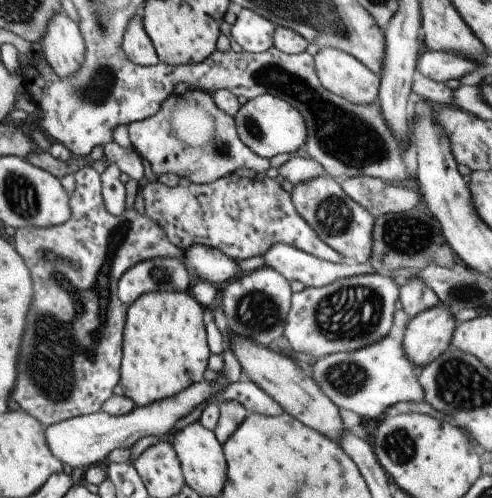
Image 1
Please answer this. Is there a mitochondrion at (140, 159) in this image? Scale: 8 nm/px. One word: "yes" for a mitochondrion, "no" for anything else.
no

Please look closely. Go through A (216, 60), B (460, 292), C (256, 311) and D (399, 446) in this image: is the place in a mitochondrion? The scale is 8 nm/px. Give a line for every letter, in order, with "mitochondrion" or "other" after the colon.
A: other
B: mitochondrion
C: mitochondrion
D: mitochondrion

